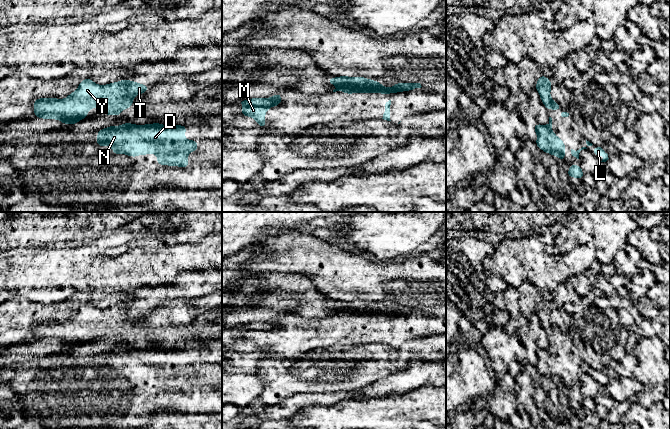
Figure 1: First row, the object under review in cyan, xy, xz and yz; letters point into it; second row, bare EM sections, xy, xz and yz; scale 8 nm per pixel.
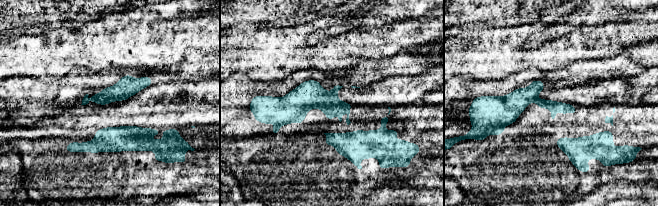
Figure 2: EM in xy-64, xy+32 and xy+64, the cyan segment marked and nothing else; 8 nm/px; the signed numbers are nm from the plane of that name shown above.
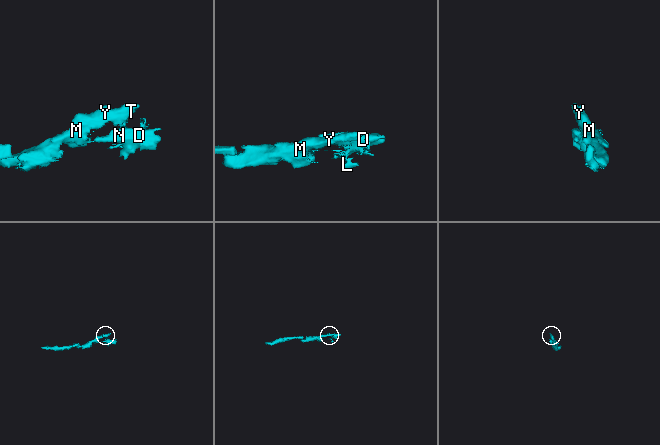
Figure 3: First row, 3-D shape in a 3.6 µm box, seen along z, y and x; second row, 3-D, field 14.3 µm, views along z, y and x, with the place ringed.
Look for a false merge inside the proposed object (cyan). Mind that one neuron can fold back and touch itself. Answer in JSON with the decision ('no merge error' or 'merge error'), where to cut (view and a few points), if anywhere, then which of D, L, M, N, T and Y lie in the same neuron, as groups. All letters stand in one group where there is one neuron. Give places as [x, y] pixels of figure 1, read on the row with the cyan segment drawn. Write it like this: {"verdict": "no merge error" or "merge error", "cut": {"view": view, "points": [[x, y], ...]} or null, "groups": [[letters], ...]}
{"verdict": "merge error", "cut": {"view": "xz", "points": [[344, 90], [354, 92]]}, "groups": [["D", "L", "N"], ["M", "T", "Y"]]}

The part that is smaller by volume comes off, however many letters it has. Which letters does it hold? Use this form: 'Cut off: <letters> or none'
Cut off: D, L, N

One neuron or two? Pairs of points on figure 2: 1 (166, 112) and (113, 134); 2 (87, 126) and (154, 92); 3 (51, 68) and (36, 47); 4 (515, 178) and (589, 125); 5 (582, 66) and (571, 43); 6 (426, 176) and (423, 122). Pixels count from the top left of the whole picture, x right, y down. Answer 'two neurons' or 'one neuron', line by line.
1: two neurons
2: one neuron
3: one neuron
4: one neuron
5: two neurons
6: one neuron

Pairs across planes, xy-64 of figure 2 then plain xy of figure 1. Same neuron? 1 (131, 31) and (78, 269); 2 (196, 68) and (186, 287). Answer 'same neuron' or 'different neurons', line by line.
1: same neuron
2: same neuron

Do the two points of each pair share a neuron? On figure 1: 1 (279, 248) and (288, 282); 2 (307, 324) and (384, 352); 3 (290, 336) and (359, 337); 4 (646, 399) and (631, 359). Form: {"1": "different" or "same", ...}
{"1": "different", "2": "different", "3": "same", "4": "different"}

